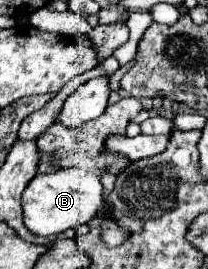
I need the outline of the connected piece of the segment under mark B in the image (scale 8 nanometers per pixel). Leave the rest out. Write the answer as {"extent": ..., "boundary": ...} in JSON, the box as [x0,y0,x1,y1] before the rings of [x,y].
{"extent":[22,168,102,236],"boundary":[[[64,168],[50,174],[38,174],[30,180],[22,194],[24,224],[36,236],[52,236],[68,228],[76,228],[78,224],[92,220],[100,204],[102,204],[100,178],[80,168]]]}

